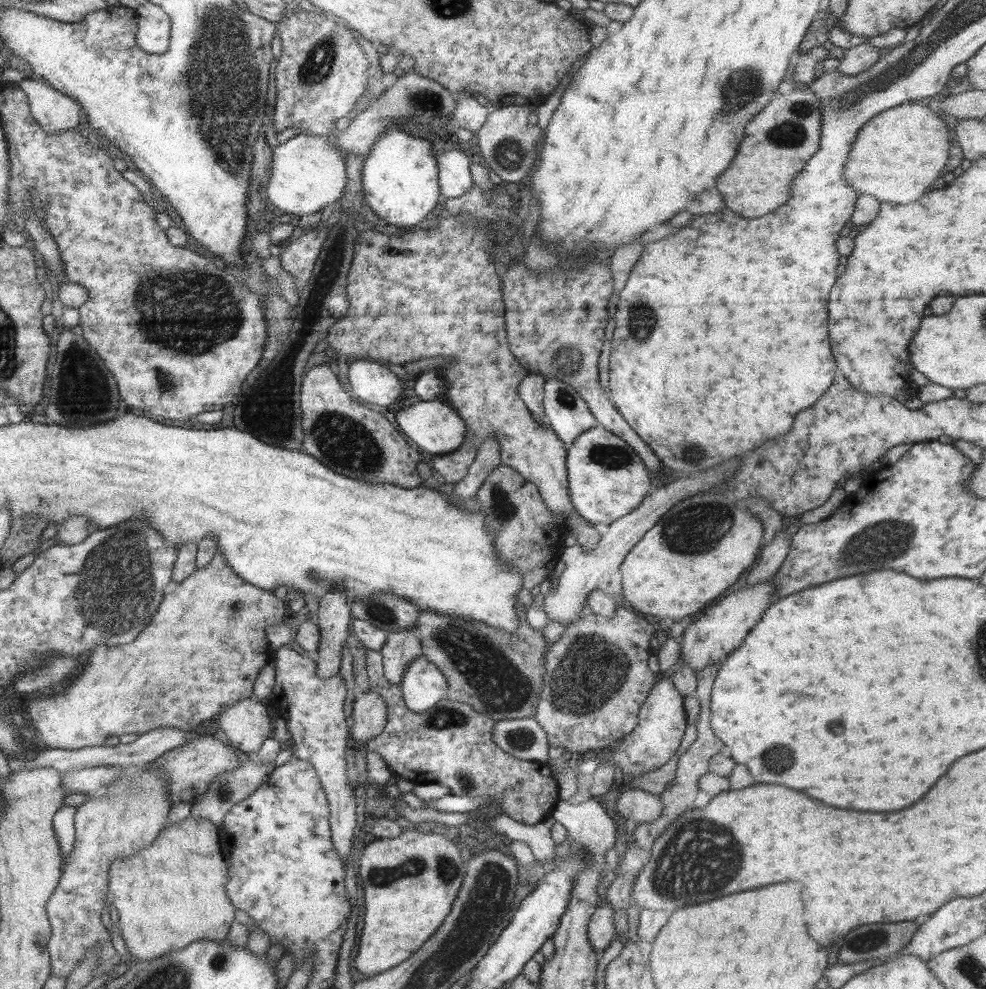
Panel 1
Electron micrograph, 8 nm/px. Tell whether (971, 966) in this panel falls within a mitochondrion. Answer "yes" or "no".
yes

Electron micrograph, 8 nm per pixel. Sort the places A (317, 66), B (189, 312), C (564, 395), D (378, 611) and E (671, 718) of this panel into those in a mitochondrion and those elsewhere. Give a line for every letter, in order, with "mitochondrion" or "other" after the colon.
A: mitochondrion
B: mitochondrion
C: mitochondrion
D: mitochondrion
E: other

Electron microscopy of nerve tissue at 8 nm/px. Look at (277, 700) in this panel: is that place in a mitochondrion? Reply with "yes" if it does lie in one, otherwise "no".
no

